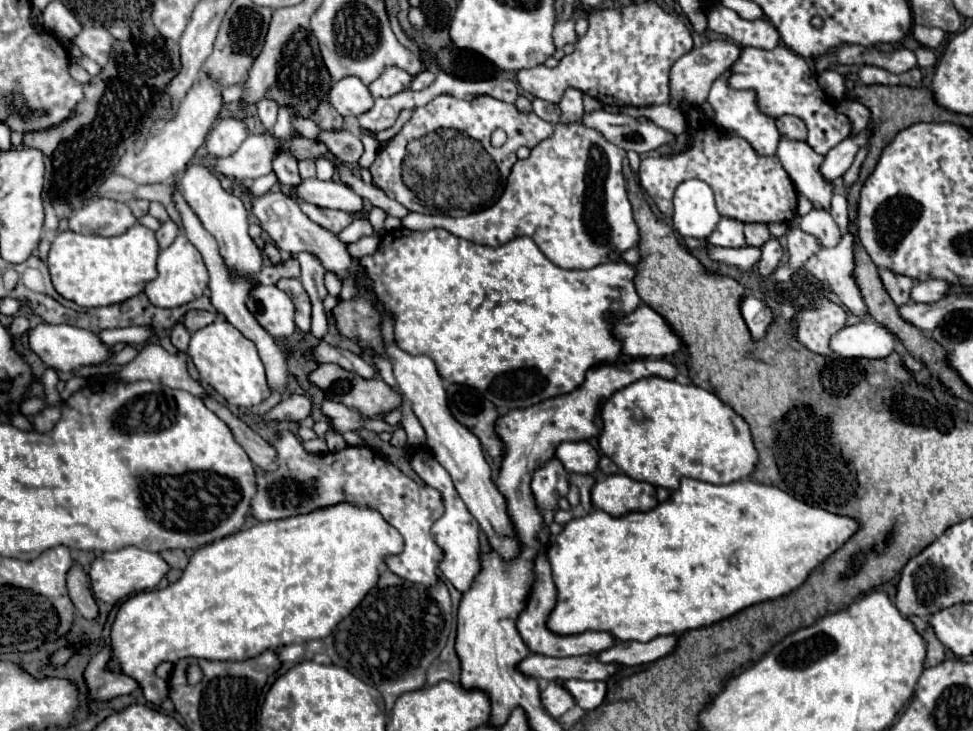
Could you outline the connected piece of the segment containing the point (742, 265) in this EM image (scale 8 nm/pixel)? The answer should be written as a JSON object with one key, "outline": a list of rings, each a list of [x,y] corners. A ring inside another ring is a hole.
{"outline":[[[707,247],[709,251],[709,257],[717,263],[723,263],[723,265],[735,265],[739,269],[745,269],[745,271],[751,271],[759,257],[761,257],[761,251],[757,247],[739,247],[739,249],[725,249],[725,247]]]}

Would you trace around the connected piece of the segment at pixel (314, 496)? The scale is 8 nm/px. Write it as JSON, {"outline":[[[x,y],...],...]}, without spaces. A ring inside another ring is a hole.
{"outline":[[[289,429],[279,431],[271,445],[277,451],[277,469],[257,471],[257,493],[251,499],[251,515],[257,521],[305,515],[337,503],[365,505],[379,511],[383,519],[399,529],[401,537],[405,539],[403,551],[385,559],[387,567],[401,579],[419,585],[437,583],[437,561],[441,561],[441,549],[431,537],[431,525],[443,515],[443,497],[437,489],[417,485],[395,465],[385,461],[379,451],[369,449],[367,445],[345,447],[337,453],[313,455],[303,449],[301,441]]]}

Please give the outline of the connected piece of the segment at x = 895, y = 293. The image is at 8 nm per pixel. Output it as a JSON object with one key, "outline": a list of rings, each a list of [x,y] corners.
{"outline":[[[881,269],[879,271],[879,277],[881,277],[881,283],[885,287],[885,291],[889,293],[889,297],[893,299],[895,305],[903,305],[909,299],[909,289],[913,287],[913,279],[909,277],[901,277],[893,271],[887,271],[887,269]]]}

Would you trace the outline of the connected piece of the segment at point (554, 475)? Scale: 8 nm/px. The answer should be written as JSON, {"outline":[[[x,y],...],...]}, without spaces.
{"outline":[[[551,459],[545,467],[535,471],[531,485],[551,535],[557,535],[559,531],[562,531],[563,526],[553,521],[553,515],[559,507],[559,499],[565,497],[569,491],[569,475],[565,467],[561,465],[561,461]]]}

